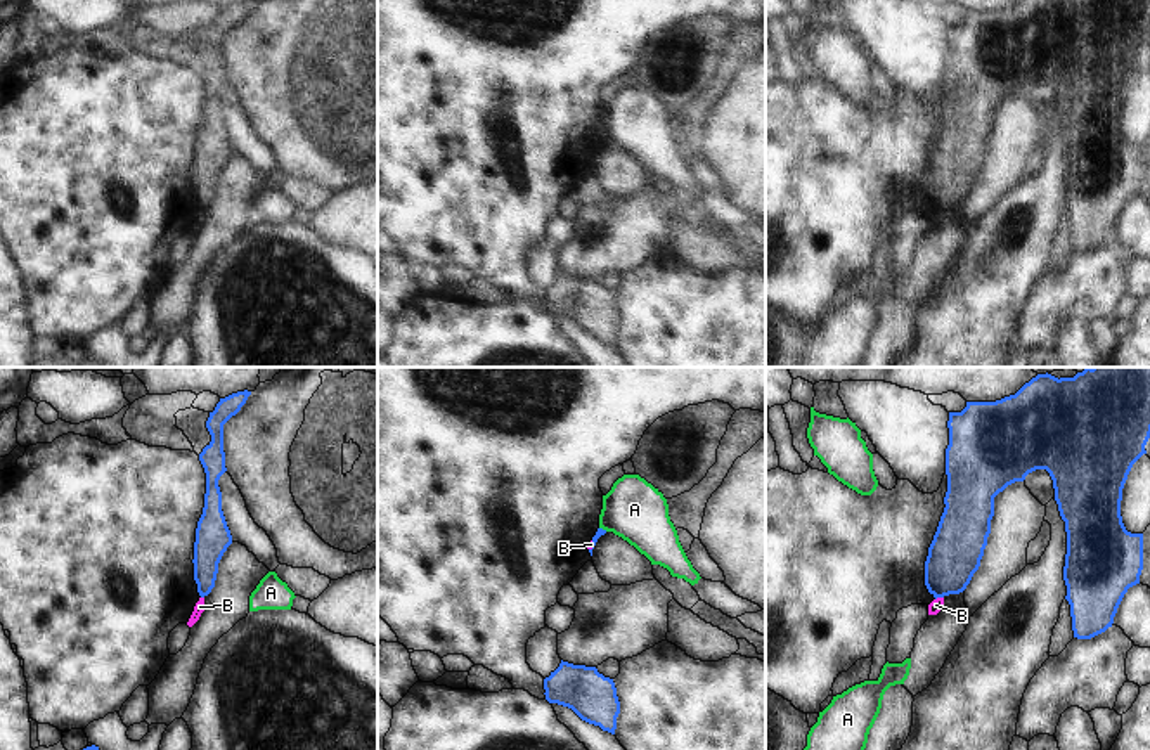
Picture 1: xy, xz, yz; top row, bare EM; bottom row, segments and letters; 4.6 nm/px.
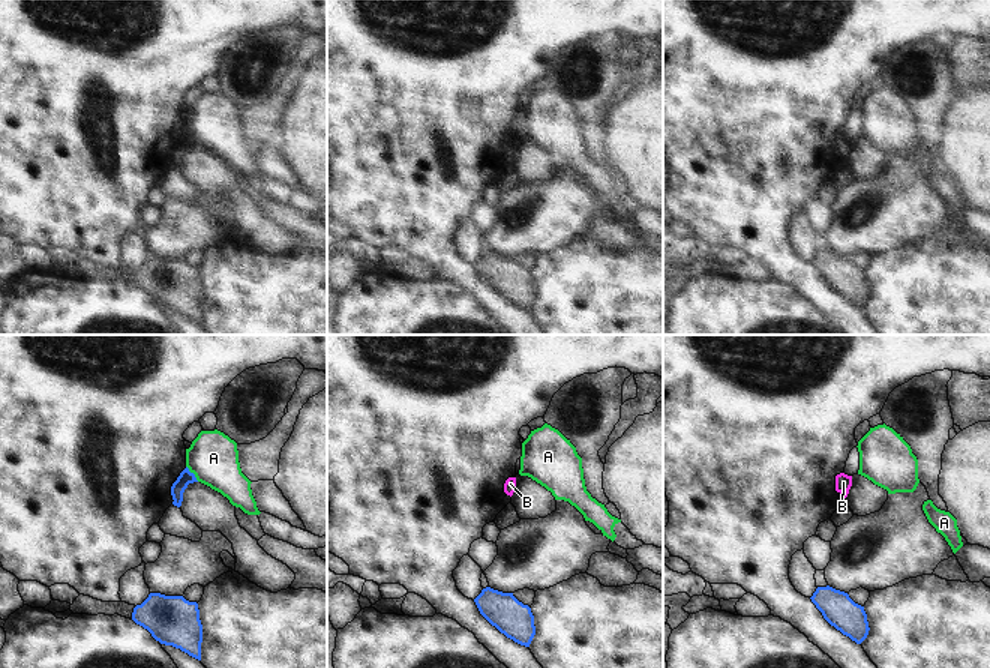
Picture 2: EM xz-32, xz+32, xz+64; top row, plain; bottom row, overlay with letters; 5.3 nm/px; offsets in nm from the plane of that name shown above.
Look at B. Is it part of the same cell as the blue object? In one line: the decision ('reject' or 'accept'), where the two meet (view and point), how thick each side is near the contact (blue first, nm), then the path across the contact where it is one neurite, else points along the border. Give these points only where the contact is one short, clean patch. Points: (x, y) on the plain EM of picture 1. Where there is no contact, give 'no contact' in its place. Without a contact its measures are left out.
reject; contact yz (939, 208); calibres 240 and 60 nm; border yz (943, 208), (936, 212)

